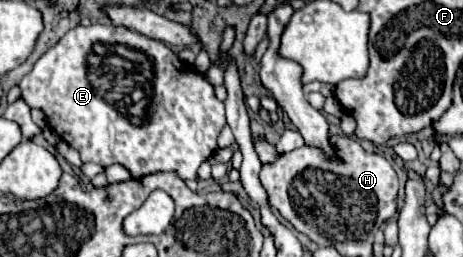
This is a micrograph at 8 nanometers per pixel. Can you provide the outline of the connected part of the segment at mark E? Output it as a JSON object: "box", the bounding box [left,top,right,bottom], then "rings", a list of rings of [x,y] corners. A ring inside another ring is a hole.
{"box":[19,25,225,181],"rings":[[[77,25],[75,29],[71,29],[67,35],[63,35],[59,39],[59,43],[55,43],[35,65],[33,69],[23,77],[23,81],[19,83],[21,91],[23,91],[23,101],[29,107],[39,107],[45,117],[47,117],[47,125],[71,147],[75,147],[81,155],[83,161],[93,161],[101,167],[111,167],[115,163],[123,165],[133,177],[143,177],[149,173],[157,173],[157,171],[173,171],[179,179],[189,181],[189,179],[197,179],[197,169],[203,161],[207,161],[211,157],[211,151],[217,149],[217,137],[225,125],[225,105],[215,97],[211,83],[205,81],[205,77],[201,77],[197,71],[193,71],[189,65],[181,63],[179,57],[161,41],[149,39],[145,35],[137,35],[135,31],[129,31],[127,27],[117,27],[117,25],[91,25],[91,27],[83,27]],[[121,159],[141,159],[141,163],[121,163]]]}

